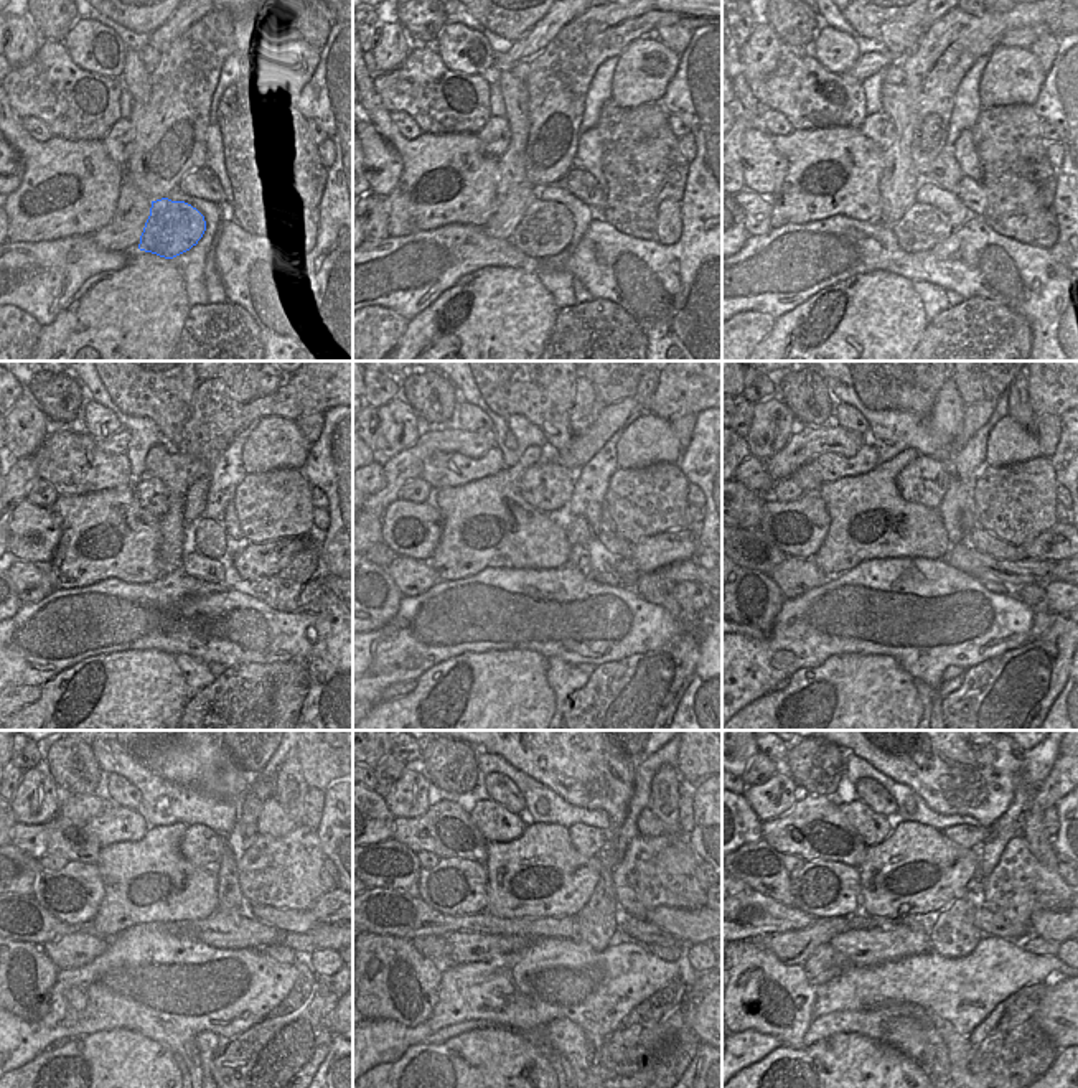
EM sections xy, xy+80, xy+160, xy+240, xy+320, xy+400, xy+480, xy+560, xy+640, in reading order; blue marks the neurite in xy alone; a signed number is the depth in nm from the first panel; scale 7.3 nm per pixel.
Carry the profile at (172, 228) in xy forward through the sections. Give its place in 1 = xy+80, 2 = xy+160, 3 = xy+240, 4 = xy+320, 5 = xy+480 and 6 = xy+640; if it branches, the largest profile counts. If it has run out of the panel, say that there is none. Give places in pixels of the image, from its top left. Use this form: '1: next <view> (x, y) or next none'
1: next xy+80 (546, 228)
2: next xy+160 (922, 226)
3: next xy+240 (195, 586)
4: next xy+320 (602, 561)
5: next xy+480 (282, 953)
6: next xy+640 (1035, 945)

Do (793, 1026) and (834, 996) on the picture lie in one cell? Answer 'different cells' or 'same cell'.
different cells

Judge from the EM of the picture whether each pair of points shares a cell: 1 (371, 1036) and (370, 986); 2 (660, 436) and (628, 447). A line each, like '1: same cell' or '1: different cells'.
1: different cells
2: same cell

